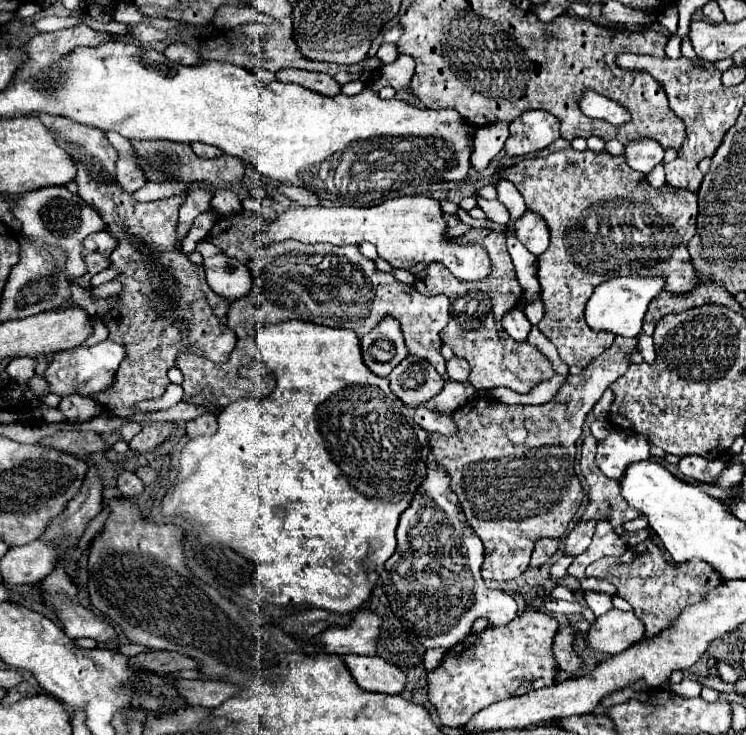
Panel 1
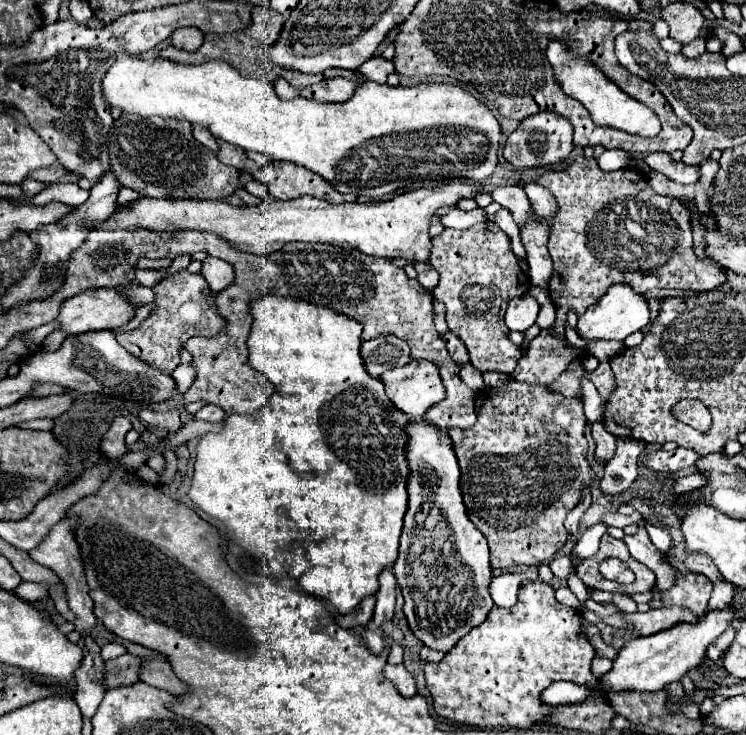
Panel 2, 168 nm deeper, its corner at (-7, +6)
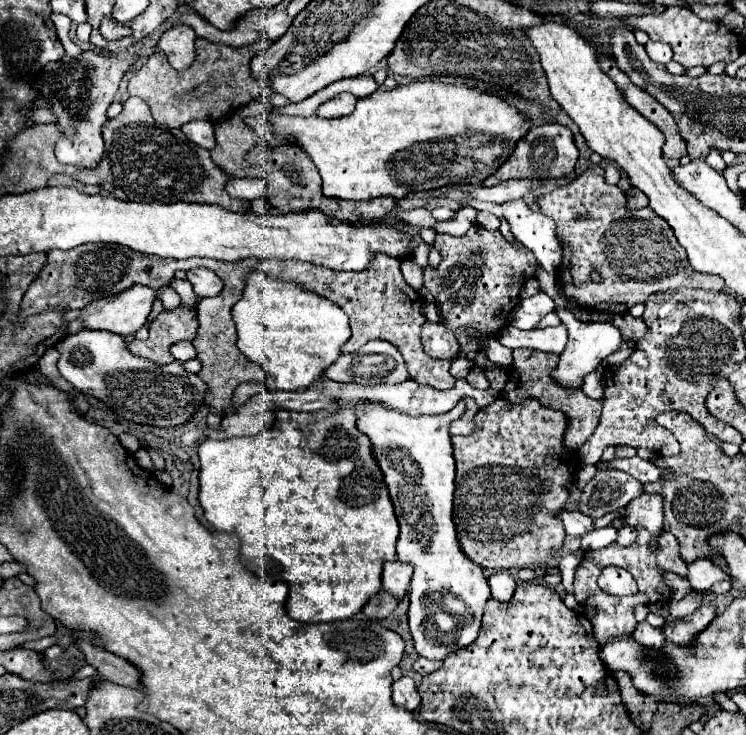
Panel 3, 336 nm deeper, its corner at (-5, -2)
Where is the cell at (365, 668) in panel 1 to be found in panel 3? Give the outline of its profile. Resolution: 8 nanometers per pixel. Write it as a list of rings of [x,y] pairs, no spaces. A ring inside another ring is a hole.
[[[400,678],[392,684],[392,700],[396,706],[402,706],[410,712],[414,712],[420,706],[420,694],[416,690],[416,684],[412,678]]]

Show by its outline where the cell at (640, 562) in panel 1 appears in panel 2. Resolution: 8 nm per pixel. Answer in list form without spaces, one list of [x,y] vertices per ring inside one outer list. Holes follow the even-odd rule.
[[[676,570],[676,584],[668,590],[660,590],[656,584],[650,590],[652,600],[648,602],[650,608],[660,606],[680,606],[696,616],[702,616],[708,608],[708,600],[712,594],[712,582],[698,572],[686,572],[682,574]]]

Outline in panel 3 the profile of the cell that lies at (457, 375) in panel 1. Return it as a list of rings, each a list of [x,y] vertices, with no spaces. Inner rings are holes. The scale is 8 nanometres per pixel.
[[[428,320],[424,322],[422,346],[426,354],[430,354],[432,358],[444,358],[444,360],[452,360],[460,352],[456,336],[452,336],[452,332],[448,332],[448,328],[444,328],[442,322],[428,322]]]

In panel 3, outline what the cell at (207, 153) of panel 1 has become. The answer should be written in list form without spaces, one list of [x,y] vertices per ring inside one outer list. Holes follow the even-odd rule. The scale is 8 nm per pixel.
[[[192,120],[192,124],[188,122],[180,130],[194,144],[198,144],[198,146],[202,146],[206,150],[212,150],[214,148],[214,126],[208,120]]]

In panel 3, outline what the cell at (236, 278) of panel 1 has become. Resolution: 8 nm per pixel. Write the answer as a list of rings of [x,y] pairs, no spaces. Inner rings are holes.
[[[194,268],[188,270],[188,280],[194,286],[194,292],[202,298],[208,296],[216,296],[218,292],[222,292],[222,280],[208,268]]]

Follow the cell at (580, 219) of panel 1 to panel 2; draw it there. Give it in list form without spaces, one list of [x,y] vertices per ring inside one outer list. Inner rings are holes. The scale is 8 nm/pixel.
[[[578,156],[566,168],[548,170],[534,180],[548,188],[560,204],[548,240],[554,262],[548,288],[556,306],[556,322],[554,328],[544,328],[530,340],[526,354],[512,372],[514,380],[546,386],[566,370],[574,356],[582,358],[582,350],[574,348],[564,336],[566,314],[574,310],[582,316],[614,282],[628,282],[636,292],[672,288],[708,292],[726,282],[720,268],[700,262],[694,254],[690,210],[674,198],[656,194],[644,176],[636,168],[604,172],[596,158]]]

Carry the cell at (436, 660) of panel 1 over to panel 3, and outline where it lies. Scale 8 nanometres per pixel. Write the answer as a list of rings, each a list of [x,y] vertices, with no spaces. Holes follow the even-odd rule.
[[[418,658],[416,662],[414,662],[414,666],[412,666],[418,674],[432,674],[434,670],[438,670],[440,668],[440,662],[432,662],[432,660],[426,660],[426,658]]]

